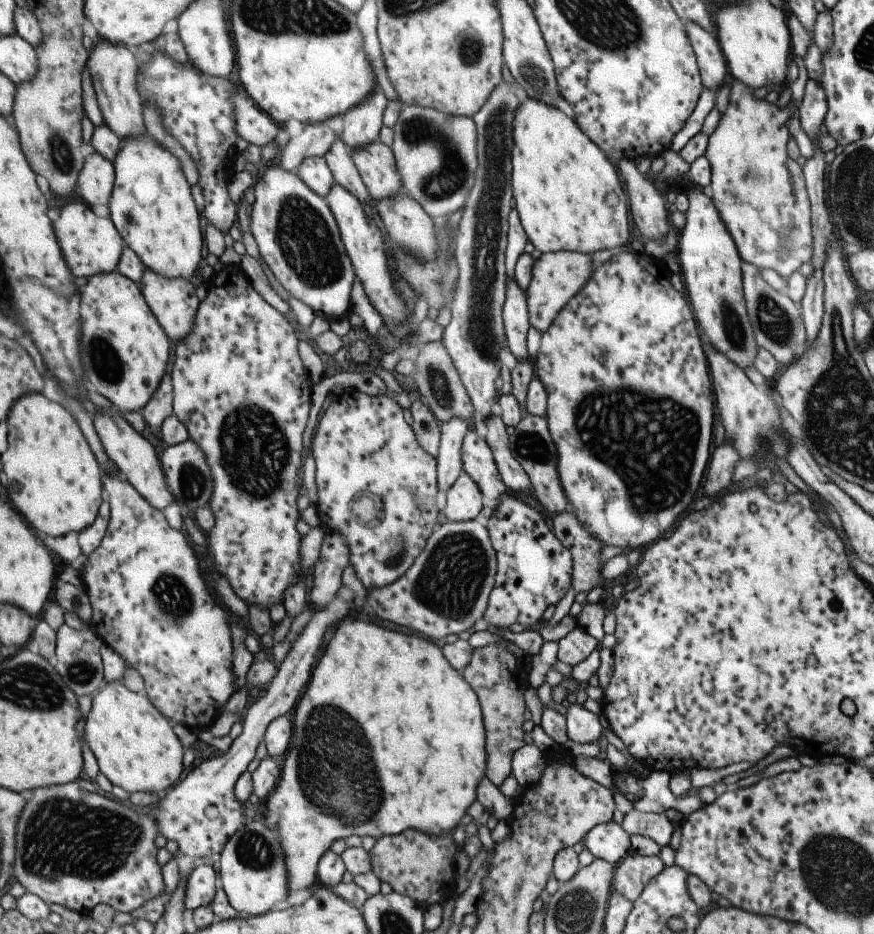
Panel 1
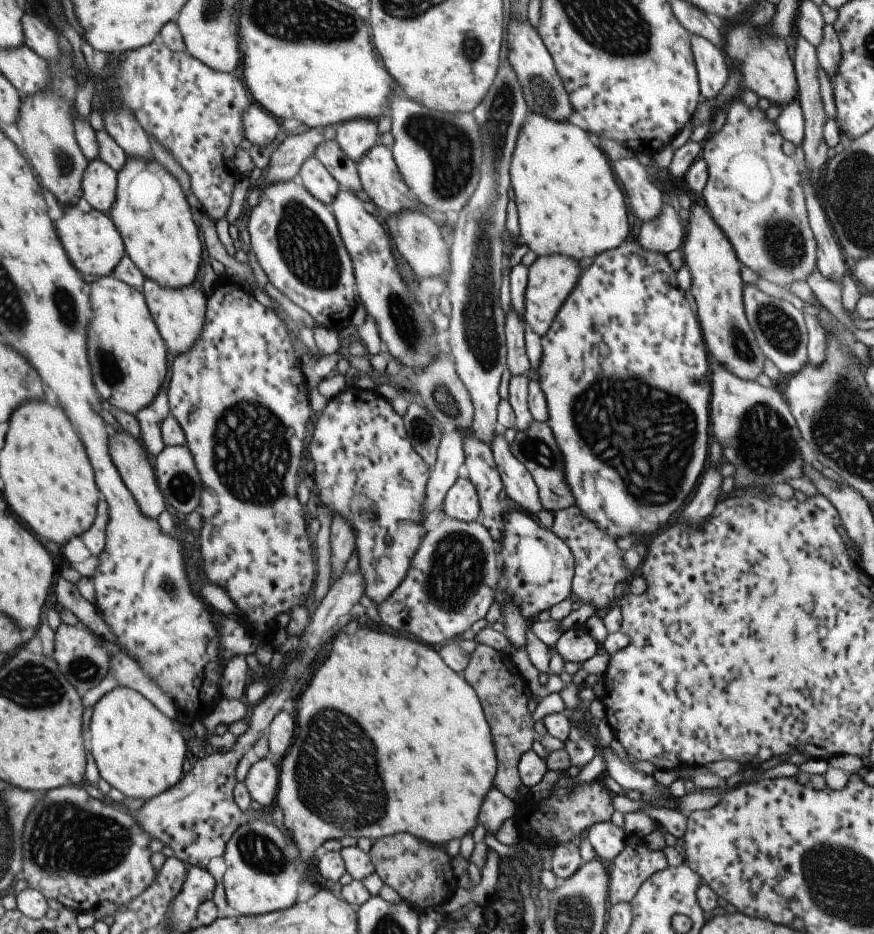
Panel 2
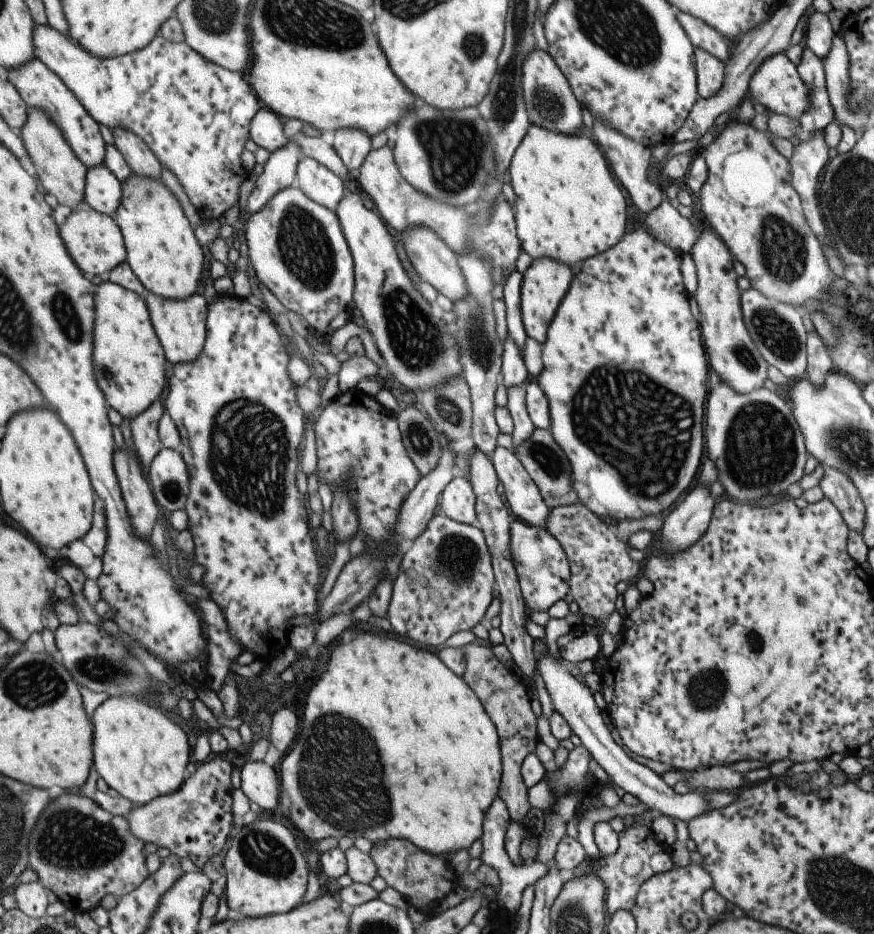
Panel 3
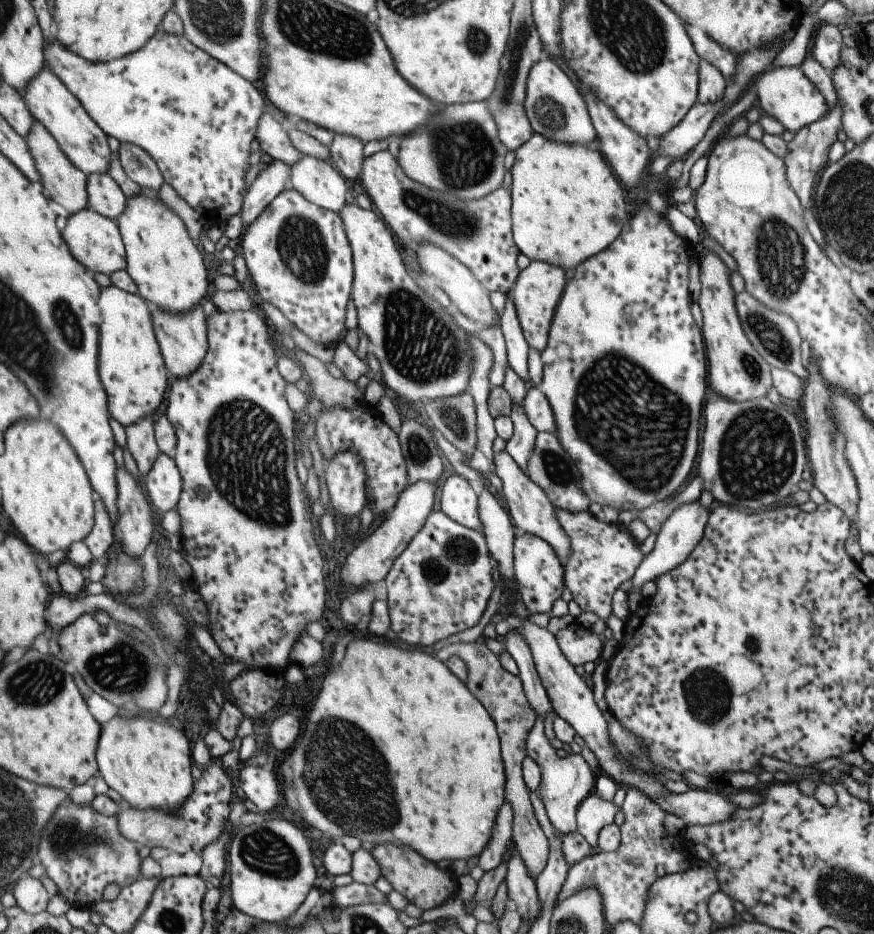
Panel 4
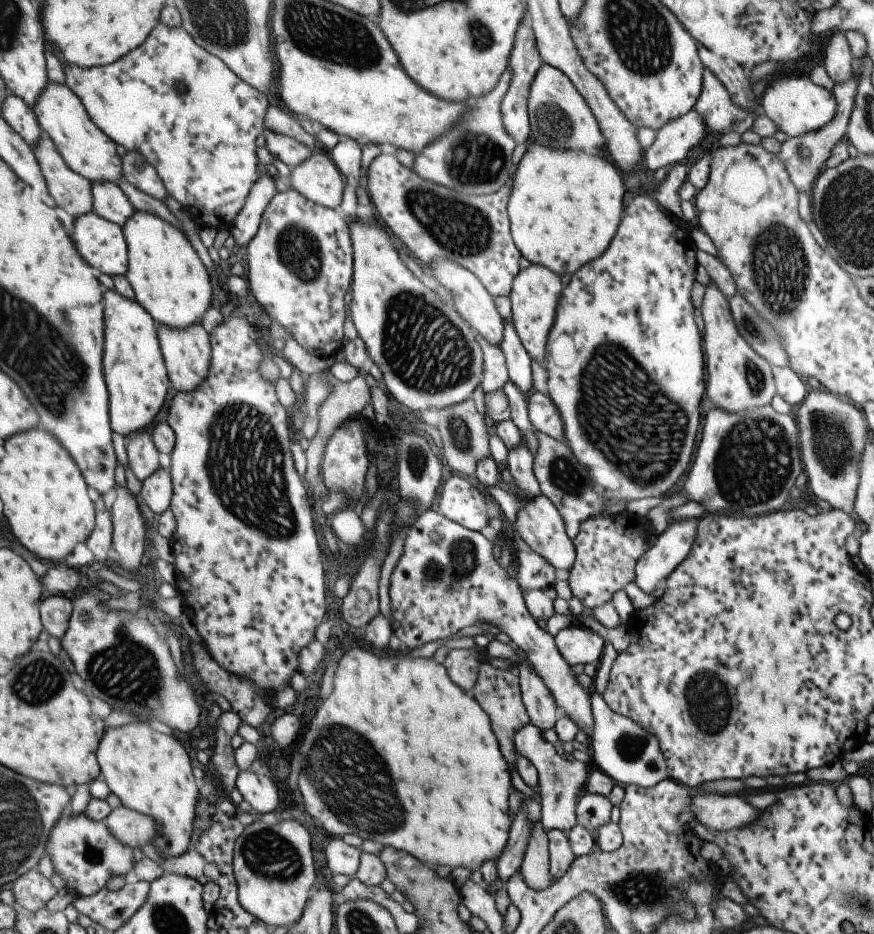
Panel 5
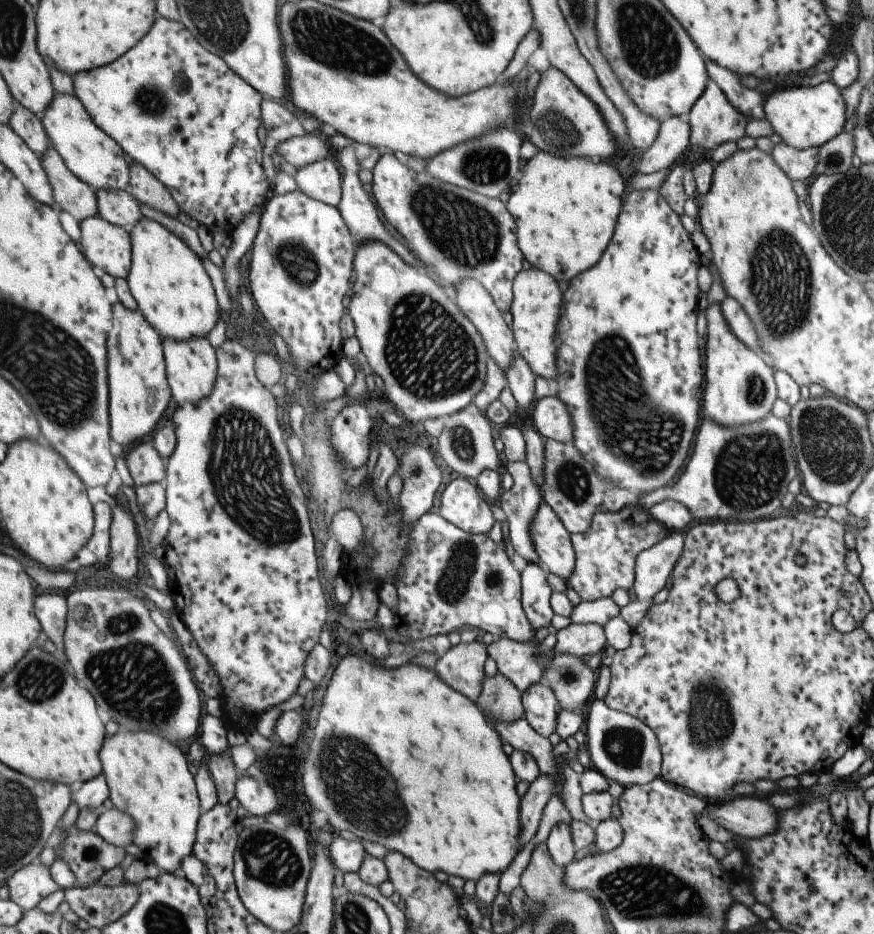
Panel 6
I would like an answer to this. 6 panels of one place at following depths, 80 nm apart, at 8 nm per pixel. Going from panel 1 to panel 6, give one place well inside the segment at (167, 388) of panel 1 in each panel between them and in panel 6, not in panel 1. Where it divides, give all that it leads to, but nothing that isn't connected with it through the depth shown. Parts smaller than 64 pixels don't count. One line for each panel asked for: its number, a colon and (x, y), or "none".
2: (151, 418)
3: (145, 429)
4: (142, 442)
5: (143, 455)
6: (145, 463)

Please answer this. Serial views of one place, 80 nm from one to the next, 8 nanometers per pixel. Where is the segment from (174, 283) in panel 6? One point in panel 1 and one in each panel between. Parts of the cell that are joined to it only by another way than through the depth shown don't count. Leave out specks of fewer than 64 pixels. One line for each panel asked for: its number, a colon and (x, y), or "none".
1: (153, 206)
2: (153, 214)
3: (163, 250)
4: (163, 258)
5: (171, 282)

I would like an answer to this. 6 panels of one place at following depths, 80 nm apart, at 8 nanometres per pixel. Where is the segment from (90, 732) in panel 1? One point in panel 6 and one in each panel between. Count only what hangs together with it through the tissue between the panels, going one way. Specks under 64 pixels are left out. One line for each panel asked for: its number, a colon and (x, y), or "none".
2: (138, 750)
3: (141, 753)
4: (148, 763)
5: (151, 772)
6: (149, 778)

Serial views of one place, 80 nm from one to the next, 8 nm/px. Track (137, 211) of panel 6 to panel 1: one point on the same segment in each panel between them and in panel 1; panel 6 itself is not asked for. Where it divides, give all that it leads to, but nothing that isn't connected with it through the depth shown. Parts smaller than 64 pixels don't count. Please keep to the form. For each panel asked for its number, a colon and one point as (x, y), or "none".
1: (98, 179)
2: (99, 188)
3: (104, 192)
4: (106, 195)
5: (110, 201)

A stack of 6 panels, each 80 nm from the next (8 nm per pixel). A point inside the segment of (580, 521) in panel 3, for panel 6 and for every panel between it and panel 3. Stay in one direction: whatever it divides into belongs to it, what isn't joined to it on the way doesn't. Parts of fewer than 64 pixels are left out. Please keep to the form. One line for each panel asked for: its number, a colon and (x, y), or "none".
4: (601, 556)
5: (606, 548)
6: (604, 558)

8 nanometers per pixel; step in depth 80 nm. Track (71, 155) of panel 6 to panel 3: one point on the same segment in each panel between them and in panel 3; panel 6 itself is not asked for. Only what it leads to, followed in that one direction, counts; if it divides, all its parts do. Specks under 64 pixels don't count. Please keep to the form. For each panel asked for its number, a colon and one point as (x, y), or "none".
3: (39, 85)
4: (49, 98)
5: (63, 116)

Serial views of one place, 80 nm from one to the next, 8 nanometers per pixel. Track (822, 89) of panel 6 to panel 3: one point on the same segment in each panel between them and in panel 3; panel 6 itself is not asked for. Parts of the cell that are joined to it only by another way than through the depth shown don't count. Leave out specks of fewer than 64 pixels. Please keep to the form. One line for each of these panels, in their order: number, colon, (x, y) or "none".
3: (775, 84)
4: (782, 92)
5: (796, 105)

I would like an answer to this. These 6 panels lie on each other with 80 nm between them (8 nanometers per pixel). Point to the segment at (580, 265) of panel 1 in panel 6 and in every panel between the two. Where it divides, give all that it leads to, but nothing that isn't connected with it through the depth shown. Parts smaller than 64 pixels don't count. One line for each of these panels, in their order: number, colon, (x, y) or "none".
2: (551, 278)
3: (545, 282)
4: (537, 289)
5: (535, 291)
6: (535, 303)

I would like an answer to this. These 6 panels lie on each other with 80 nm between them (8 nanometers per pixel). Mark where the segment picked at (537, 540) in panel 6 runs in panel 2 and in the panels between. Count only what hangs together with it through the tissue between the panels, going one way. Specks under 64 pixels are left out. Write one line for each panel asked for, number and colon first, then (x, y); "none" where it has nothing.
2: (518, 485)
3: (525, 502)
4: (530, 510)
5: (539, 527)

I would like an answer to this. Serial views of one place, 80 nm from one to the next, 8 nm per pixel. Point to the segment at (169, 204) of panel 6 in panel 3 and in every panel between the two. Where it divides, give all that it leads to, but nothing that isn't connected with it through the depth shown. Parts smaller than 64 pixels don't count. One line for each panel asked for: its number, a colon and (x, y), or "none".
3: (142, 160)
4: (139, 164)
5: (141, 173)

